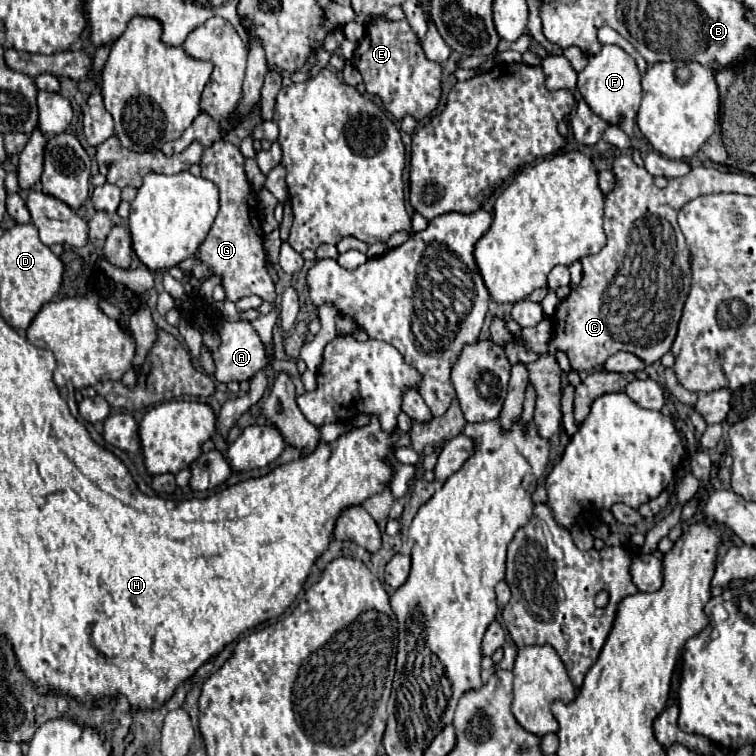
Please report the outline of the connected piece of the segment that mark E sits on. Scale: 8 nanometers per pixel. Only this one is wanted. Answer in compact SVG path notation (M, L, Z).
M378 19L374 25L370 25L368 37L360 41L358 49L354 51L352 63L362 73L368 93L380 95L384 107L396 119L402 119L406 115L424 119L438 107L442 95L440 65L424 57L418 37L404 19L400 23Z

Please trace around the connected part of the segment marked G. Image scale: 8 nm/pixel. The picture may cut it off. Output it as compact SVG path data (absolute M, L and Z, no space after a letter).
M216 141L208 147L200 161L202 177L210 179L220 191L220 211L216 221L198 249L200 261L210 267L212 275L222 277L222 287L226 291L226 301L240 301L248 295L258 295L264 301L274 303L274 281L266 271L266 253L262 247L262 213L256 195L244 173L244 157L236 145L226 141Z

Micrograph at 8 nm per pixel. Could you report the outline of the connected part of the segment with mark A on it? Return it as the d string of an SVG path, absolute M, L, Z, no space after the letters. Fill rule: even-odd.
M212 319L214 329L220 333L222 345L214 351L216 379L222 383L252 379L266 367L264 347L252 329L250 321L222 321Z

